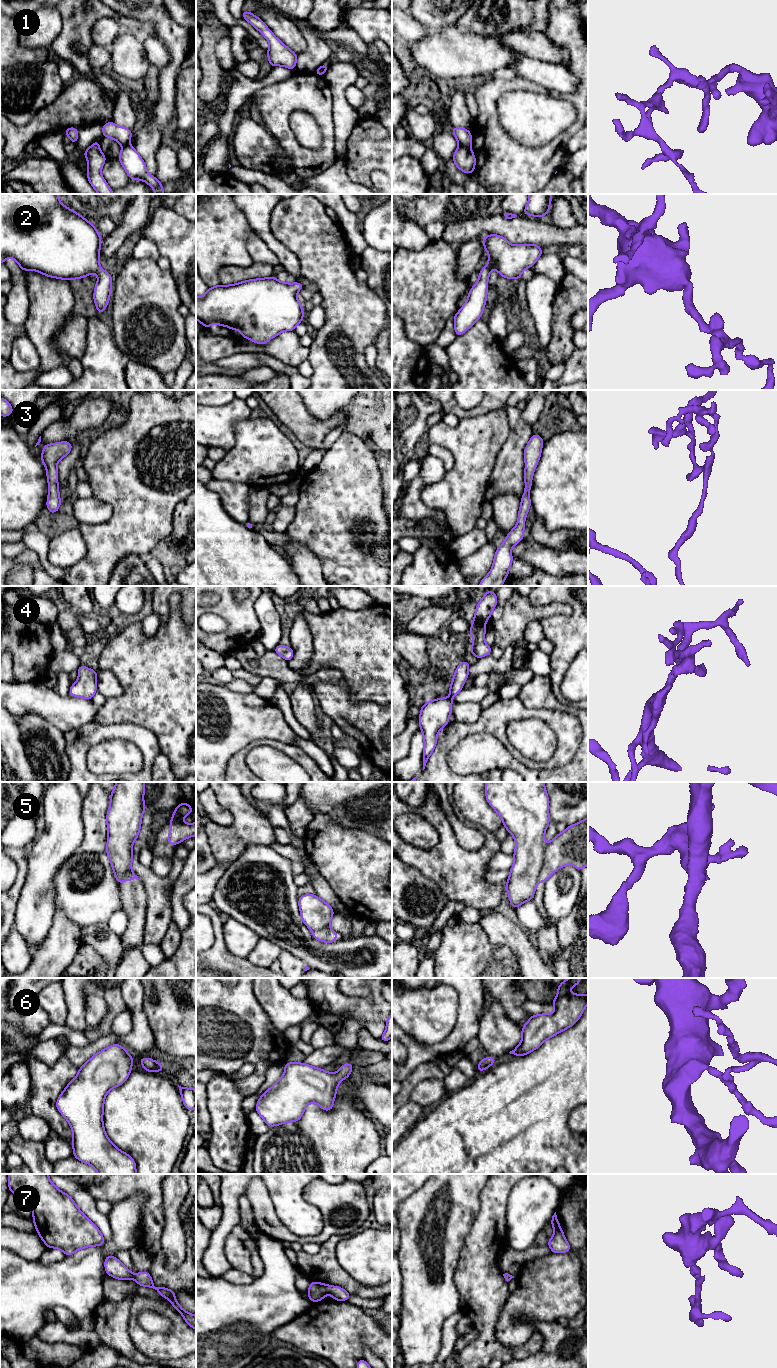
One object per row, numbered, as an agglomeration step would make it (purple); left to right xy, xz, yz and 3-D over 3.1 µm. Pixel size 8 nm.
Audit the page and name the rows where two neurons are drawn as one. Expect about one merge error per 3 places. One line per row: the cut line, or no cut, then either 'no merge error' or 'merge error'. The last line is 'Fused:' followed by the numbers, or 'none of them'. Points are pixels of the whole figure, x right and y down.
1: yz (459, 144), (468, 147) | merge error
2: no cut | no merge error
3: no cut | no merge error
4: no cut | no merge error
5: yz (546, 844), (543, 866), (538, 880) | merge error
6: no cut | no merge error
7: no cut | no merge error
Fused: 1, 5

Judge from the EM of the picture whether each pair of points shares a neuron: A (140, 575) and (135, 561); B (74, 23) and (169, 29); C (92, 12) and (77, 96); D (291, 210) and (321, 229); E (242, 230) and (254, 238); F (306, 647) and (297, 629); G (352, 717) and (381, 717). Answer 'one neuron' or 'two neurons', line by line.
A: one neuron
B: two neurons
C: two neurons
D: one neuron
E: two neurons
F: one neuron
G: one neuron

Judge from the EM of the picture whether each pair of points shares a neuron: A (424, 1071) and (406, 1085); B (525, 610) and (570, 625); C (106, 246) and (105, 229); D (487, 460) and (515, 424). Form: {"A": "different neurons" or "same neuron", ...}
{"A": "same neuron", "B": "different neurons", "C": "different neurons", "D": "different neurons"}

